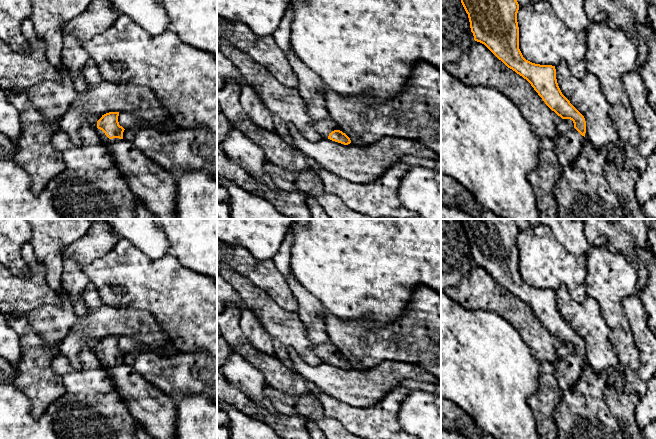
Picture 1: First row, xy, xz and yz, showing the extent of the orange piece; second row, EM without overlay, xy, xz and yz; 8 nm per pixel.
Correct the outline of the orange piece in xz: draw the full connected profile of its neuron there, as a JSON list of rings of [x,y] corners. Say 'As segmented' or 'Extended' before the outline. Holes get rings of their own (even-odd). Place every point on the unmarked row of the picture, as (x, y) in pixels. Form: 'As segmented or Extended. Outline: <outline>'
Extended. Outline: [[[332,342],[315,345],[314,353],[324,363],[328,362],[344,369],[351,367],[350,362],[340,354],[339,349]]]

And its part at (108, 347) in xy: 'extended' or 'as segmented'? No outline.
extended

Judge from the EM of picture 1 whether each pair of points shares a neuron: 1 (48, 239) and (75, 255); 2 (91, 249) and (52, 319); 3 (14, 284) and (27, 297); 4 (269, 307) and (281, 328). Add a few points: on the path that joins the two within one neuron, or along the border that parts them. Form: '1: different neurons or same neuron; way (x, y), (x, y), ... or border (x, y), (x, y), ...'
1: different neurons; border (85, 234), (65, 248)
2: same neuron; way (73, 266), (71, 294), (66, 301)
3: same neuron; way (17, 287), (24, 294)
4: same neuron; way (269, 312), (277, 323)

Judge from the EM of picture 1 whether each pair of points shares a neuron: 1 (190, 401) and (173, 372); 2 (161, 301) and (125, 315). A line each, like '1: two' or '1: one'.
1: two
2: two

